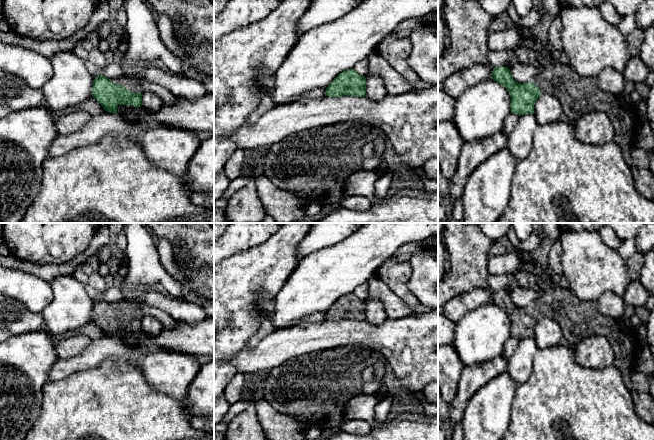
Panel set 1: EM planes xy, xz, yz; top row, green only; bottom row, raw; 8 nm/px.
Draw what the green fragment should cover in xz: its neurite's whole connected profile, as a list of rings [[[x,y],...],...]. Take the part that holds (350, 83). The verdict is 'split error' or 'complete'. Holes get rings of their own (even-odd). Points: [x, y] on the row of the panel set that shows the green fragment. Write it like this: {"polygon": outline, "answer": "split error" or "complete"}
{"polygon": [[[354,69],[340,73],[326,88],[325,96],[366,96],[366,78]]], "answer": "complete"}

